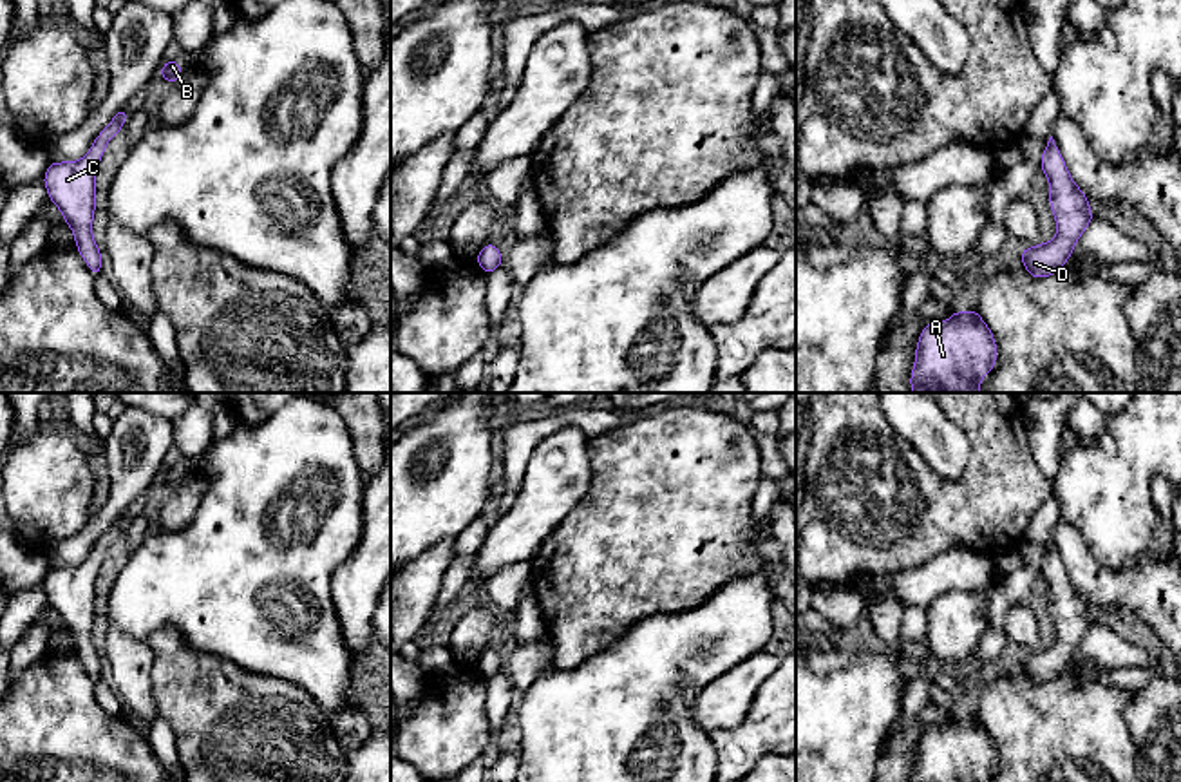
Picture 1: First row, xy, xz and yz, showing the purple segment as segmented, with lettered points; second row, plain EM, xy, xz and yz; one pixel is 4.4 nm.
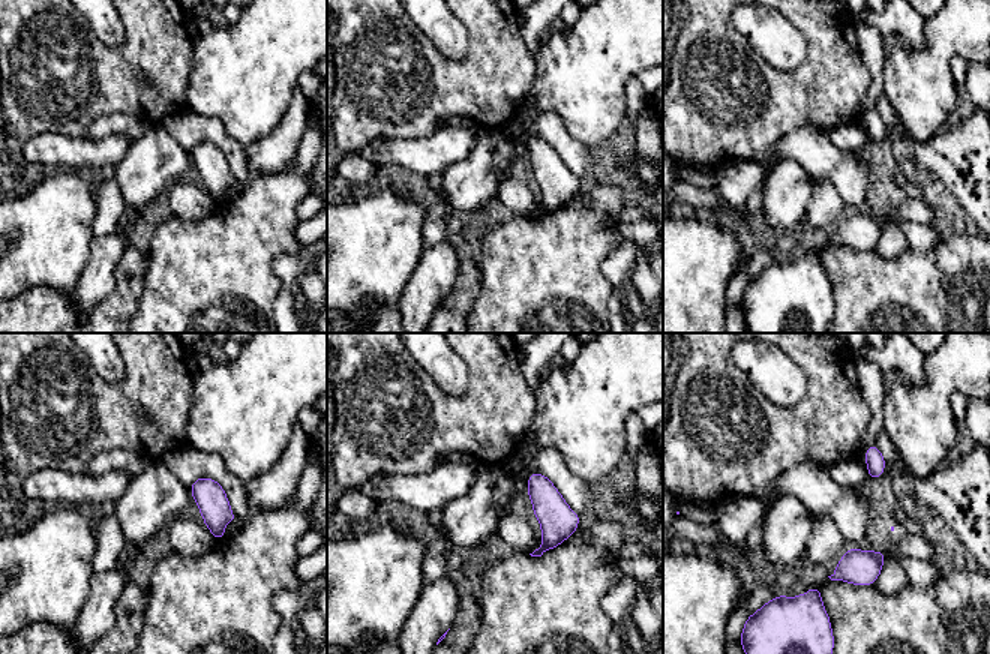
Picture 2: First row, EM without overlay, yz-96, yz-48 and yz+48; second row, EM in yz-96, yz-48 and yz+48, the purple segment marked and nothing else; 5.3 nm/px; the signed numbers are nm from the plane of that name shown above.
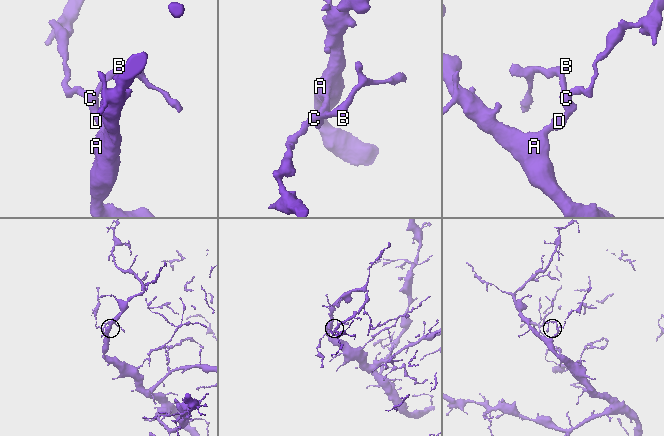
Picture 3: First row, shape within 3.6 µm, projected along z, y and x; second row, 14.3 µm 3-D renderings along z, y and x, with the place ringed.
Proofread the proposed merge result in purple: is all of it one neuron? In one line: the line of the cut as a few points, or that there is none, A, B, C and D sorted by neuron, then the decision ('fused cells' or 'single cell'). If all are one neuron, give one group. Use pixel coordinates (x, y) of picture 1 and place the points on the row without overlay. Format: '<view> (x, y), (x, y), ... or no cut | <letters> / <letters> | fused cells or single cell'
no cut | A B C D | single cell

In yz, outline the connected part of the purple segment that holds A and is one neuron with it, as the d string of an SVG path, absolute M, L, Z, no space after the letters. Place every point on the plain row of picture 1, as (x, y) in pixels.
M978 715L928 728L910 782L986 782L997 771L997 748Z

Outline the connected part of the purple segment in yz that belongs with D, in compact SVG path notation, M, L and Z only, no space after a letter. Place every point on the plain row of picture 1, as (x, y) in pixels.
M1053 541L1042 558L1040 576L1047 581L1049 588L1049 610L1056 625L1056 643L1022 653L1020 664L1024 673L1035 684L1054 681L1071 664L1078 644L1094 626L1089 605L1072 586Z

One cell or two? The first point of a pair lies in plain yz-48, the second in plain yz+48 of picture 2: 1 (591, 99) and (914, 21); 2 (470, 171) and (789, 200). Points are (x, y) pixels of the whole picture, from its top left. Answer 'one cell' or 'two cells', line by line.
1: two cells
2: one cell

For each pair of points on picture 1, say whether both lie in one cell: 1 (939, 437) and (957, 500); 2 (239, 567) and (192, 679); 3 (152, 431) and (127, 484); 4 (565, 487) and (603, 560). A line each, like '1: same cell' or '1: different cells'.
1: different cells
2: different cells
3: same cell
4: different cells

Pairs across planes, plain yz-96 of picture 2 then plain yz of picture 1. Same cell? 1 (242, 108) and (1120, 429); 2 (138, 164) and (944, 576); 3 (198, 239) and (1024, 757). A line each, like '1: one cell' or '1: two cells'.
1: one cell
2: two cells
3: one cell

